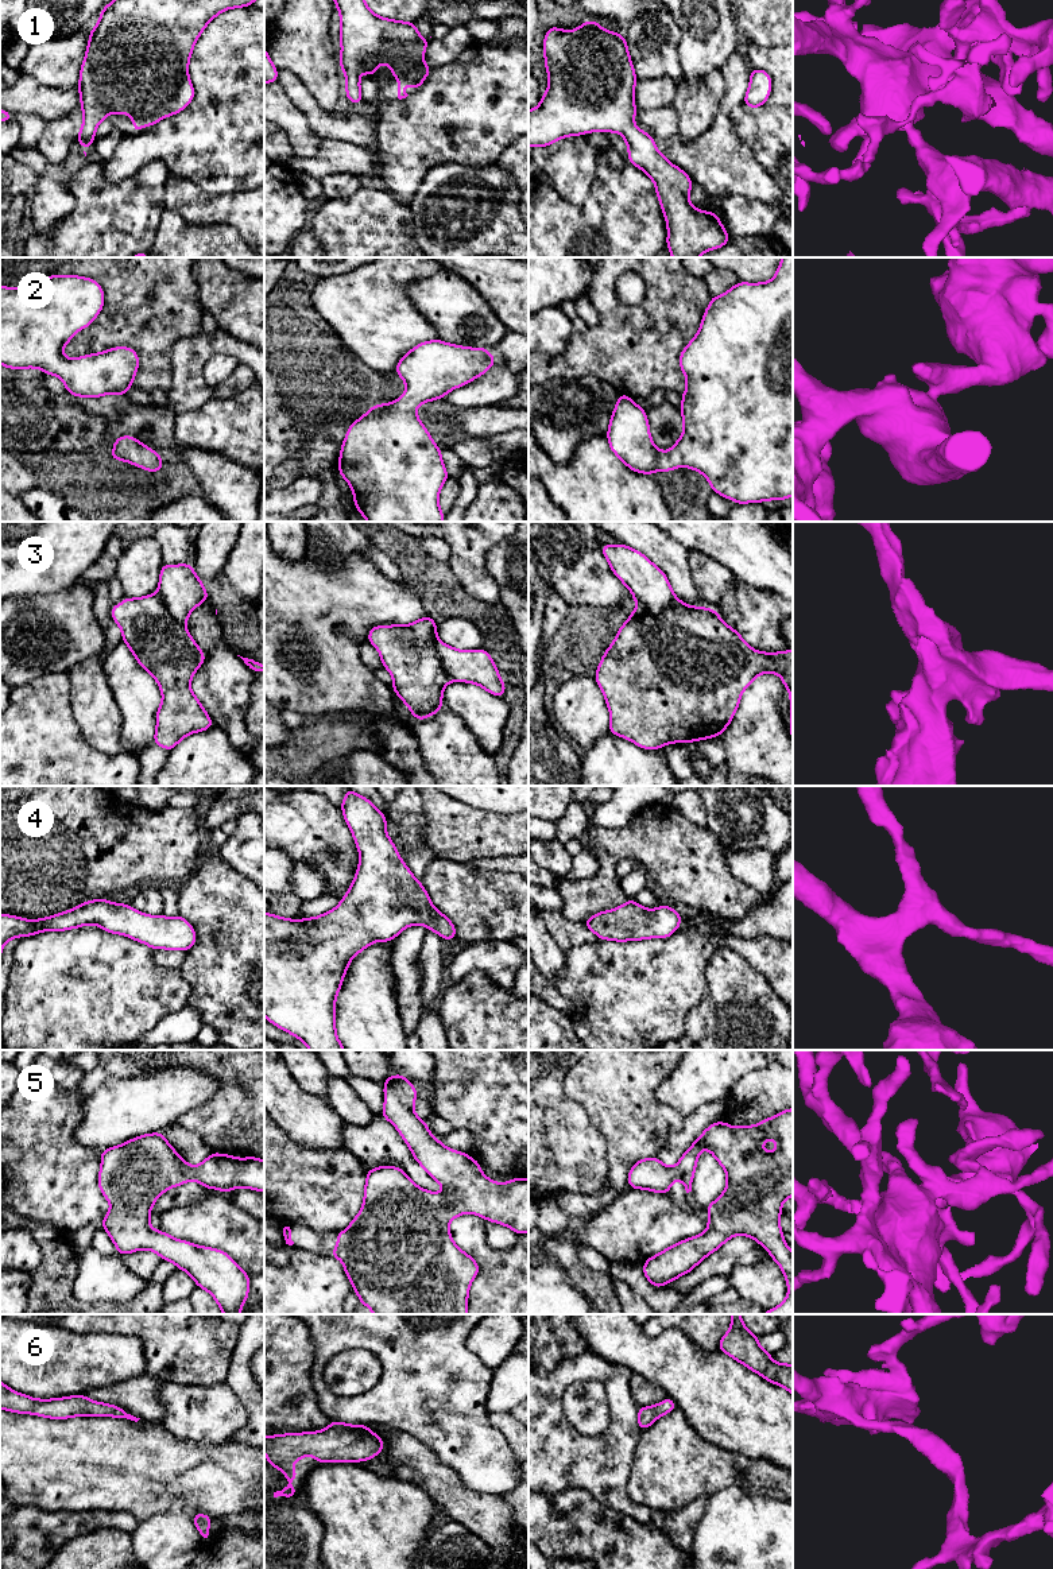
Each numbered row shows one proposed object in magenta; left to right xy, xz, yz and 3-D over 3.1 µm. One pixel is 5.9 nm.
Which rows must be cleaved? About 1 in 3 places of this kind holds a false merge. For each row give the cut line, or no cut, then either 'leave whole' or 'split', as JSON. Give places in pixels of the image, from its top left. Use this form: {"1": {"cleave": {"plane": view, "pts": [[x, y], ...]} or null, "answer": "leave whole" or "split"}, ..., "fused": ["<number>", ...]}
{"1": {"cleave": null, "answer": "leave whole"}, "2": {"cleave": null, "answer": "leave whole"}, "3": {"cleave": null, "answer": "leave whole"}, "4": {"cleave": null, "answer": "leave whole"}, "5": {"cleave": null, "answer": "leave whole"}, "6": {"cleave": null, "answer": "leave whole"}, "fused": []}

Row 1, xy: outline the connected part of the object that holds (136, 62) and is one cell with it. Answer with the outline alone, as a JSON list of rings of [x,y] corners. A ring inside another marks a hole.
[[[113,0],[101,11],[97,26],[89,34],[89,43],[80,73],[80,100],[84,113],[77,142],[92,147],[97,125],[109,113],[124,113],[133,120],[133,133],[143,125],[152,127],[159,120],[179,113],[194,97],[189,78],[189,61],[195,40],[218,13],[231,8],[252,5],[255,0]]]

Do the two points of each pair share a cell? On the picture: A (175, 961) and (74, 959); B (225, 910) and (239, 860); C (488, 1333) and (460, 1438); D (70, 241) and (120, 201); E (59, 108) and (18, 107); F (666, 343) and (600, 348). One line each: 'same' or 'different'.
A: different
B: different
C: different
D: same
E: same
F: same

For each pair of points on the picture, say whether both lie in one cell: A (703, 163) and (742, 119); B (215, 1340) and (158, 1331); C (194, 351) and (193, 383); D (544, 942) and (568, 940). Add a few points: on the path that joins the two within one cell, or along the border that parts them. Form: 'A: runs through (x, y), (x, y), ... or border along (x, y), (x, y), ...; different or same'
A: border along (739, 105), (730, 113), (730, 124), (753, 154); different
B: runs through (201, 1340), (181, 1340), (171, 1331); same
C: runs through (193, 359), (193, 375); same
D: border along (542, 919), (549, 934), (565, 950); different

